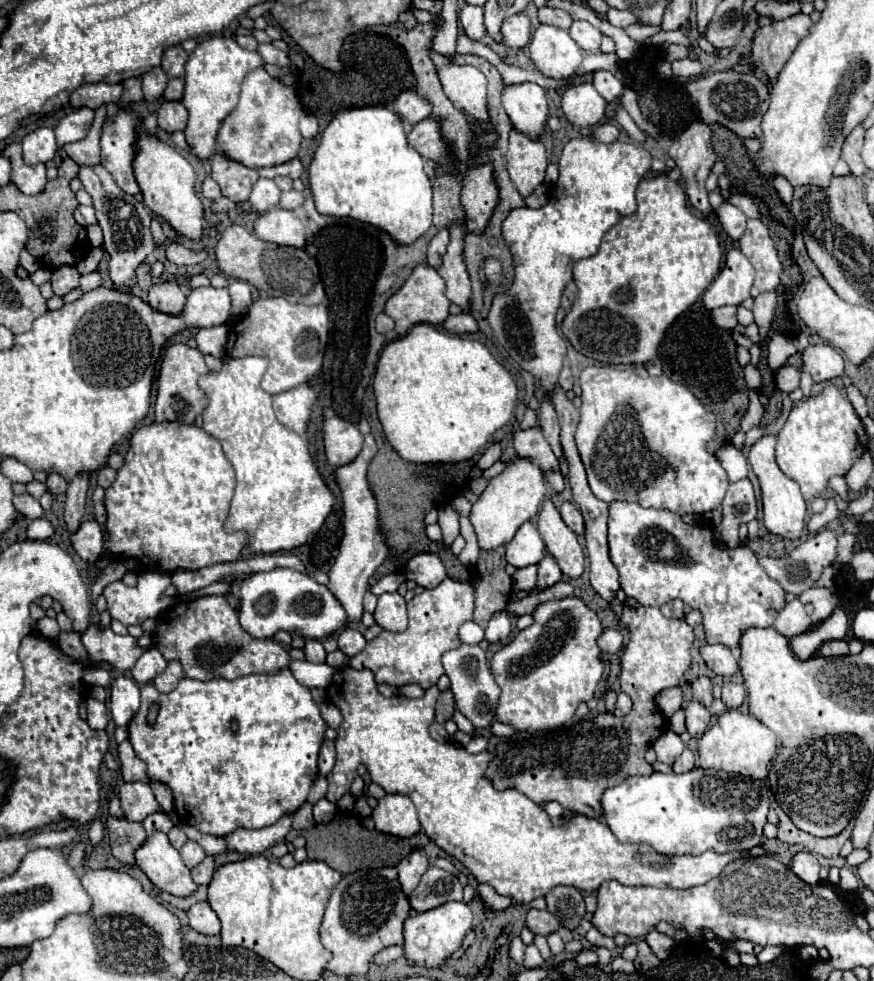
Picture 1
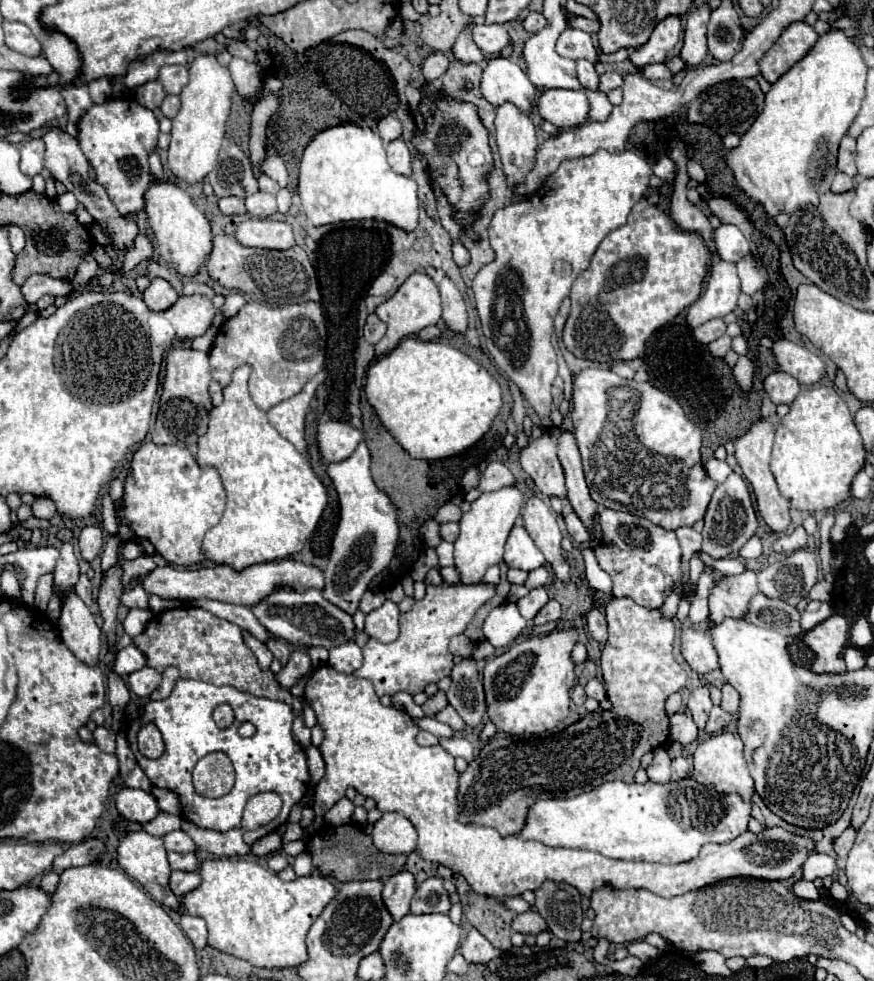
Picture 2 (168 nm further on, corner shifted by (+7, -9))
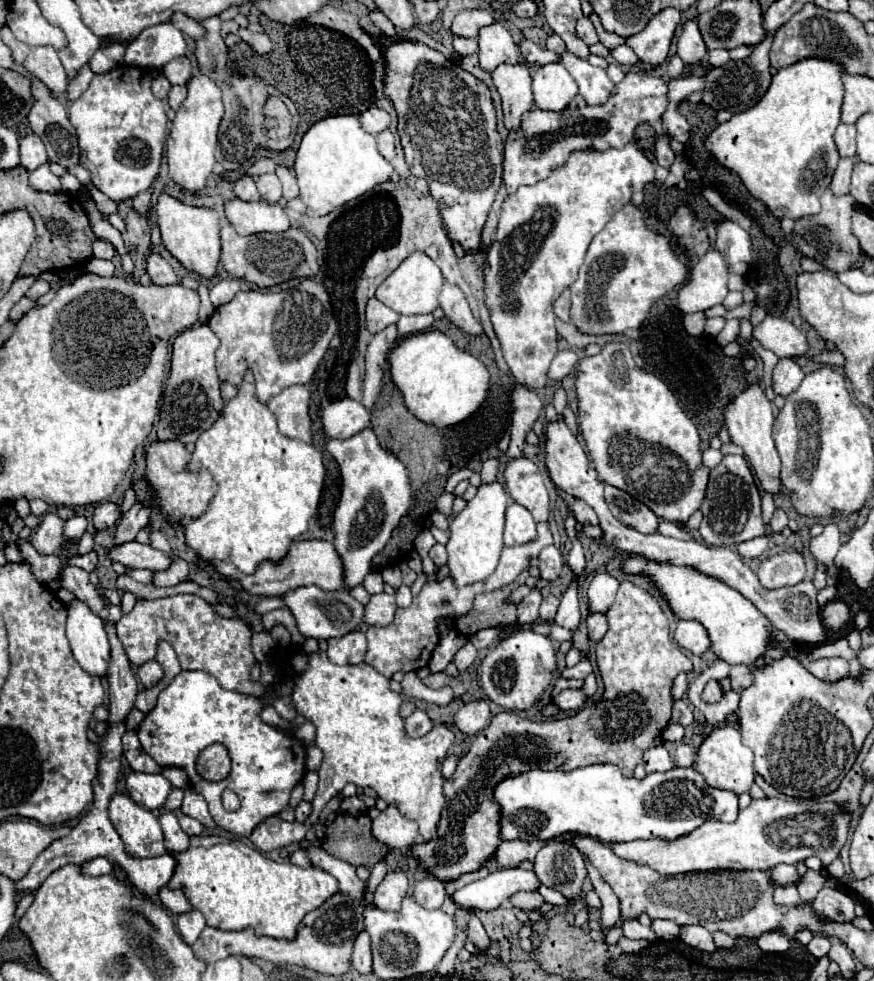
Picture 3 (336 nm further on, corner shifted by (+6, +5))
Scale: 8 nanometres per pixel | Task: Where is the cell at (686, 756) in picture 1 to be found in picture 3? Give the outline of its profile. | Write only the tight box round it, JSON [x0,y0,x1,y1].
[674,742,694,766]

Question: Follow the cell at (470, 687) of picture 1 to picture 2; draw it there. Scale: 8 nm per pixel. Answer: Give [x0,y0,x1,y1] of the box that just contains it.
[447,658,487,728]

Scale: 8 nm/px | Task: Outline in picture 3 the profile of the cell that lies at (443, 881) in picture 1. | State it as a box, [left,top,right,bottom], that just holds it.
[414,876,446,910]

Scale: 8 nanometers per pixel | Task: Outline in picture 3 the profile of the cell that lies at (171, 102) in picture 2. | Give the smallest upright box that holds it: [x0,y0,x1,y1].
[168,86,186,110]

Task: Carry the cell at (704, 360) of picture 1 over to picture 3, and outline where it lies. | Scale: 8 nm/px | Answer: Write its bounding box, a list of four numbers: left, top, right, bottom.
[640,292,746,450]

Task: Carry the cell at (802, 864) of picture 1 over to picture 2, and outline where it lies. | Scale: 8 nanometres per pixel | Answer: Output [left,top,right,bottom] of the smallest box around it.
[793,880,819,900]

